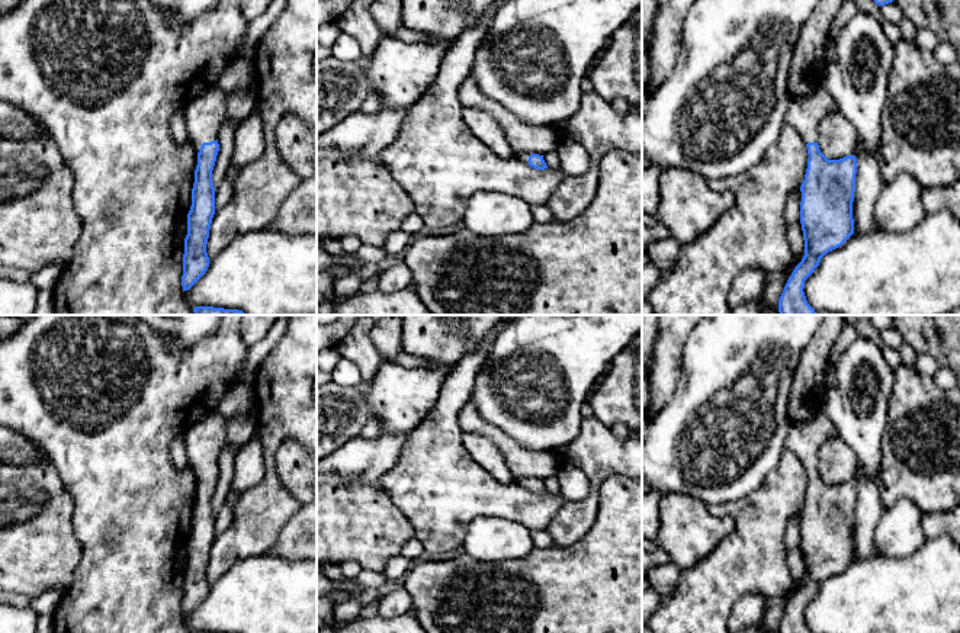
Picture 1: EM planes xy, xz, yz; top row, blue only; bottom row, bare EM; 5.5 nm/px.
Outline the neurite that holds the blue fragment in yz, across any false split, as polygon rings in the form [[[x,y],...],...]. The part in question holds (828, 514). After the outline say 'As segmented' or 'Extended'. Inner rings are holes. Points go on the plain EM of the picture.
[[[823,411],[805,422],[790,424],[786,449],[793,452],[808,472],[808,494],[800,511],[800,549],[805,581],[794,592],[778,624],[778,633],[812,633],[805,621],[805,605],[821,584],[841,572],[854,559],[853,527],[857,483],[828,485],[819,475],[821,446],[839,436]]]. Extended

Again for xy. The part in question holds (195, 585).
[[[213,411],[184,433],[189,466],[198,476],[198,491],[184,563],[183,617],[189,616],[209,592],[206,569],[215,540],[212,495],[219,476],[218,457],[225,441],[227,420],[228,417]]]. Extended

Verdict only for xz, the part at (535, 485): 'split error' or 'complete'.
split error

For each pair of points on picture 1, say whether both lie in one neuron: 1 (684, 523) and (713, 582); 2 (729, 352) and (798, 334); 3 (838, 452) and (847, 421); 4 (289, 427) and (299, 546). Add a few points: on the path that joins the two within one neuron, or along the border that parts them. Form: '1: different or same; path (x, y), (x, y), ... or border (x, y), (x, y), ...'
1: different; border (726, 535), (712, 550), (681, 571)
2: same; path (747, 344), (757, 334), (780, 334)
3: different; border (838, 436), (854, 453), (857, 469)
4: different; border (301, 504), (285, 524), (278, 540)

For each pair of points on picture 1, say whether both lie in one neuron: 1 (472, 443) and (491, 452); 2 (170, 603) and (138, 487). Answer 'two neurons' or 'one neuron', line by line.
1: one neuron
2: one neuron

